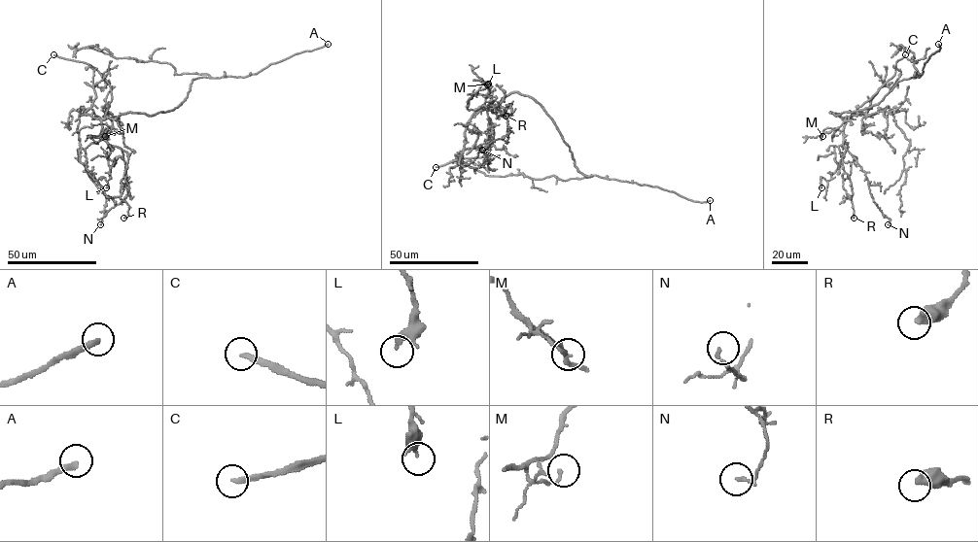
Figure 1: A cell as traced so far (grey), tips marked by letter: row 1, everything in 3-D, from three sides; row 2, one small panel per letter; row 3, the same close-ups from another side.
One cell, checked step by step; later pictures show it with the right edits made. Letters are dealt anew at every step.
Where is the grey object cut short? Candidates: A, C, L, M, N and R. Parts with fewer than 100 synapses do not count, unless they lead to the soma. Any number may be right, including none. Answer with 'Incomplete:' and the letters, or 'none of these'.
Incomplete: A, C

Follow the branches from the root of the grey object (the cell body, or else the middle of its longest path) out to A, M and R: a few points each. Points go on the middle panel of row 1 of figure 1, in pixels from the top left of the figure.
A: (549, 116), (569, 147), (575, 166), (585, 175), (657, 186), (694, 201), (710, 200)
M: (549, 116), (535, 100), (516, 92), (485, 110), (490, 92), (487, 84)
R: (549, 116), (535, 100), (516, 92), (489, 109), (483, 105), (510, 104), (502, 114), (510, 115), (506, 116)

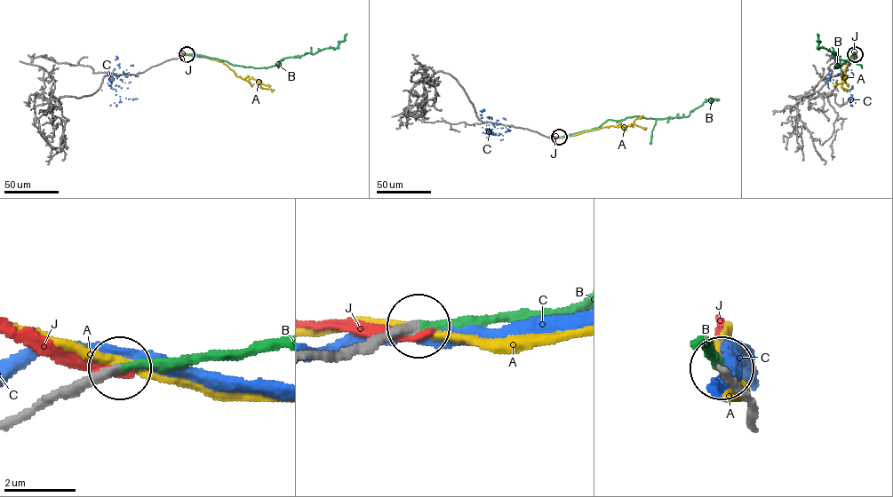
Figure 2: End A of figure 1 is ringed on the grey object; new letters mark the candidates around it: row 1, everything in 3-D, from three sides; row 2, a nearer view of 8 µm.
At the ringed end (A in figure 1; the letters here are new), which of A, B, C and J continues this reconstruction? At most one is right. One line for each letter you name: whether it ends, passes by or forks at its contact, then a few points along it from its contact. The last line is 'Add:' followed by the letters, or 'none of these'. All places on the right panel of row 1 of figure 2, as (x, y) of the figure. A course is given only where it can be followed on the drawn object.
B: it ends; course (855, 54), (835, 68), (835, 52), (817, 47), (817, 34)
Add: B

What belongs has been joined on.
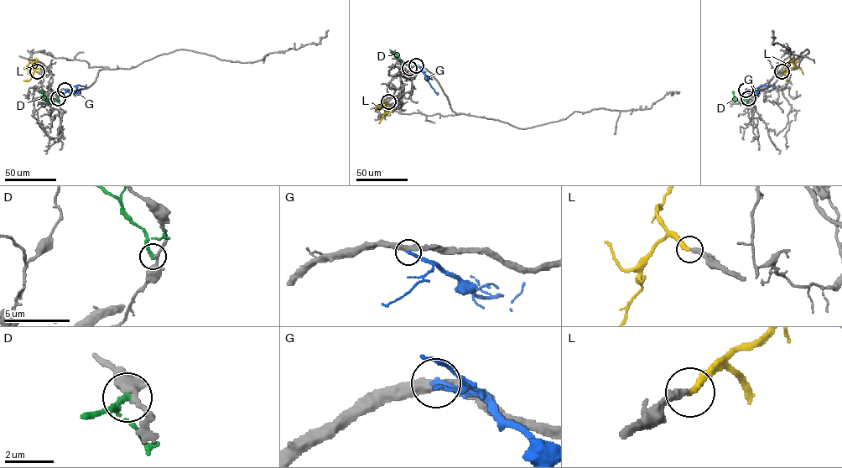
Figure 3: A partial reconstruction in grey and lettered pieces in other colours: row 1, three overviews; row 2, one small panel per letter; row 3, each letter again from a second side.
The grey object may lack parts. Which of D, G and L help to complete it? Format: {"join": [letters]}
{"join": ["L"]}

